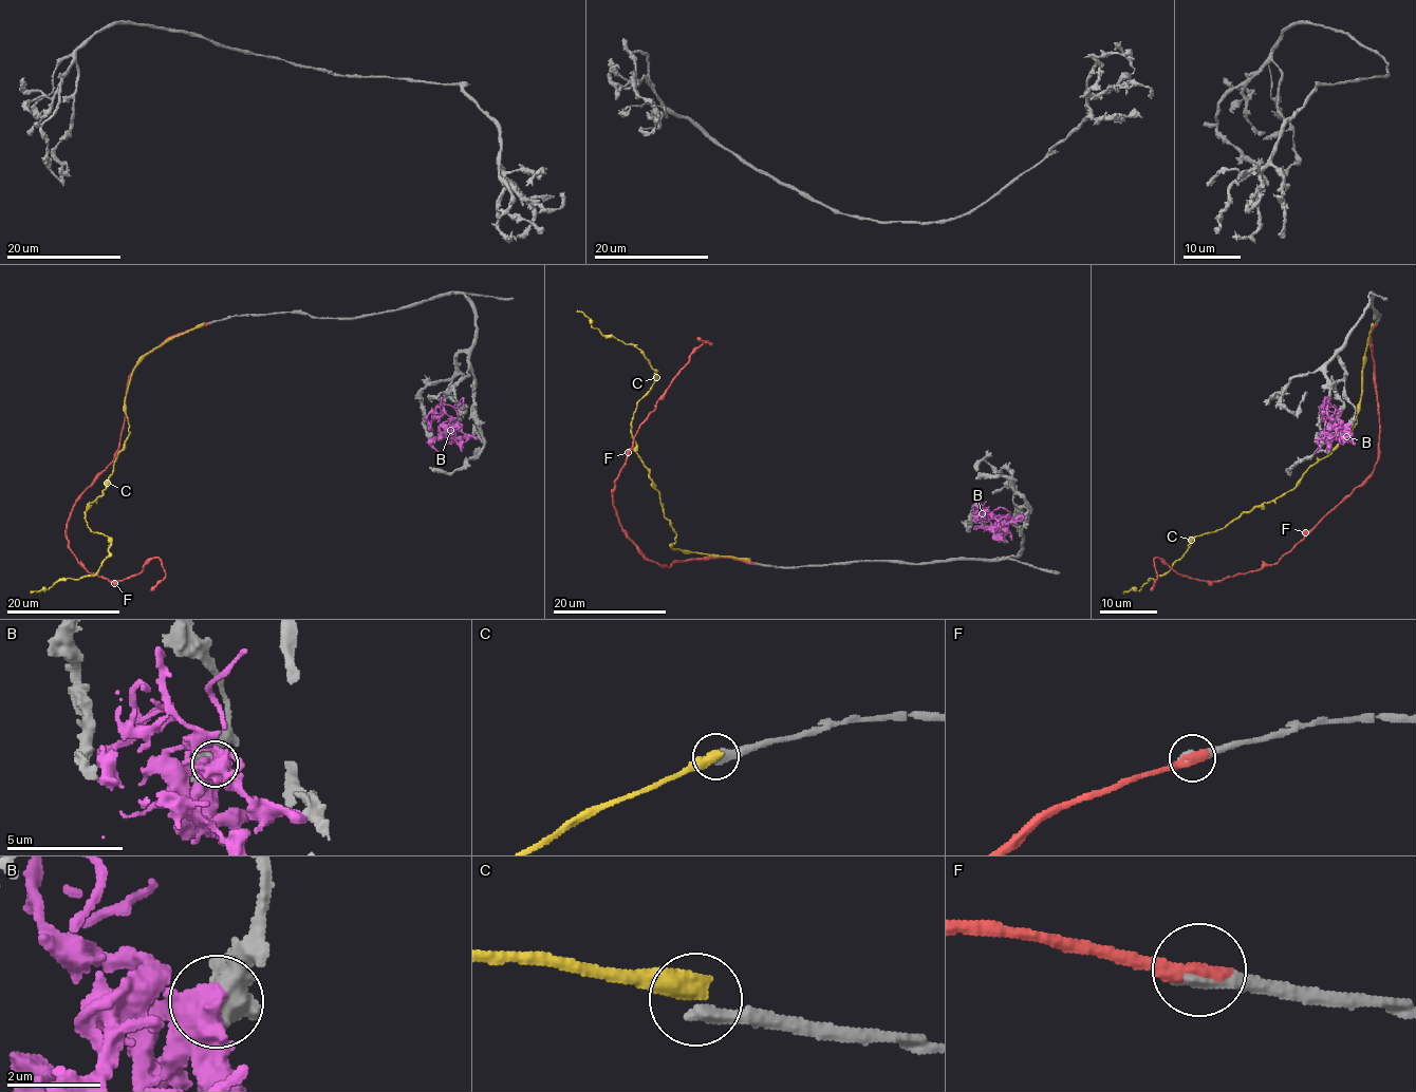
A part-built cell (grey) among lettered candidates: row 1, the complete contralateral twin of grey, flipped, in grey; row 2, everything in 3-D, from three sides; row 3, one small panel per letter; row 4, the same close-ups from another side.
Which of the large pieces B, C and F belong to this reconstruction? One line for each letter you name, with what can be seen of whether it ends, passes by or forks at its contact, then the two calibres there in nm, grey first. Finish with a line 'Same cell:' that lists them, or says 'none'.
F: it ends; calibres 460 and 420 nm
Same cell: F

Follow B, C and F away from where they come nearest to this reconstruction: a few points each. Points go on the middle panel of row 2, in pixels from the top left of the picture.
B: (1002, 535), (997, 518), (990, 514), (1003, 507), (1008, 511), (1004, 519)
C: (749, 562), (672, 547), (674, 530), (632, 436), (633, 412), (654, 371), (640, 351), (604, 336), (576, 311)
F: (750, 562), (658, 566), (626, 534), (613, 505), (640, 424), (711, 343), (697, 338)

